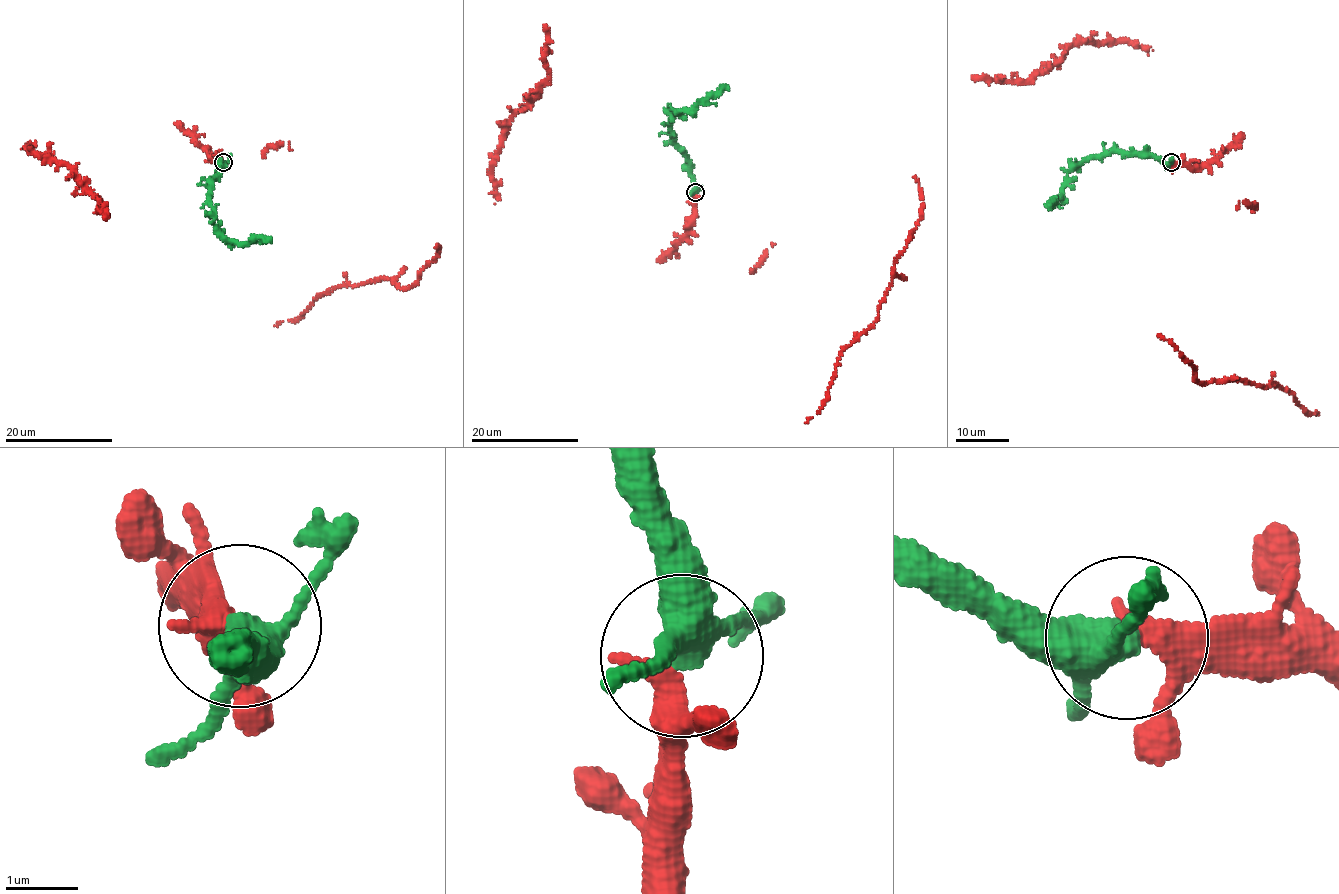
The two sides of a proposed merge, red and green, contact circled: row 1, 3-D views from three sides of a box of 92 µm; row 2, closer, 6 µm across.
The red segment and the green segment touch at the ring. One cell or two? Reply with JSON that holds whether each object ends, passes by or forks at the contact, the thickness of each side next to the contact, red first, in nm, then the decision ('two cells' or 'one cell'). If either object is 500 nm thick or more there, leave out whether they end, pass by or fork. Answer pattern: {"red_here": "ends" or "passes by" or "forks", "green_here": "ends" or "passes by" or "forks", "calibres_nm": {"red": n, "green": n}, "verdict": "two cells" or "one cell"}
{"red_here": "passes by", "green_here": "forks", "calibres_nm": {"red": 320, "green": 360}, "verdict": "one cell"}

